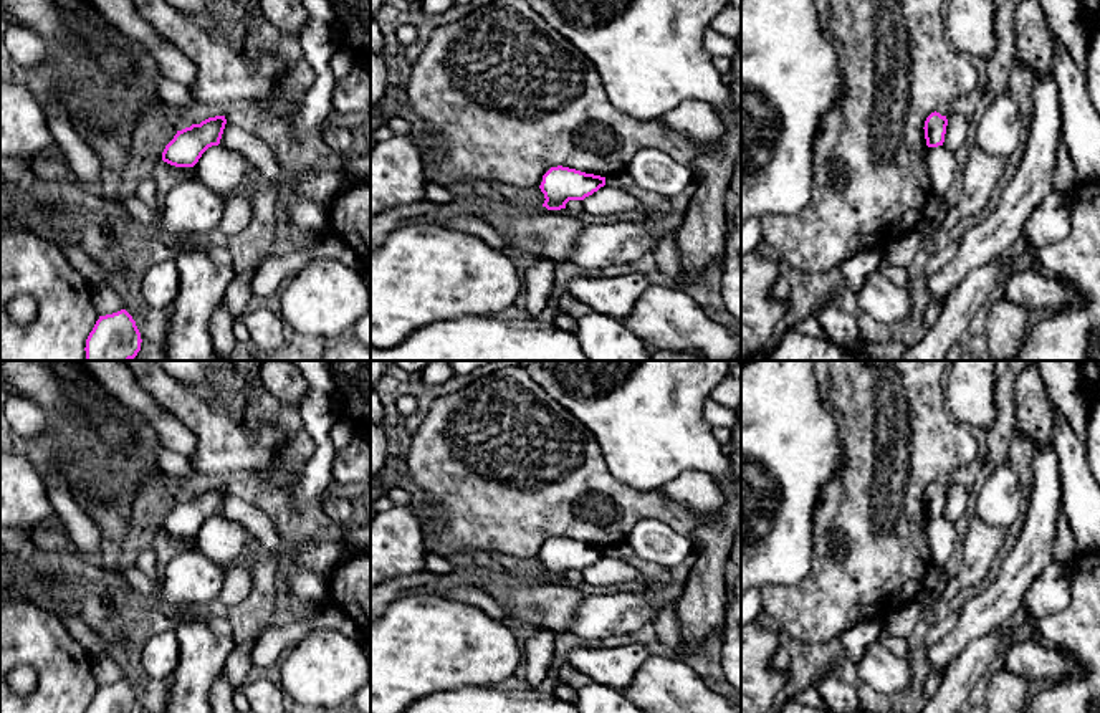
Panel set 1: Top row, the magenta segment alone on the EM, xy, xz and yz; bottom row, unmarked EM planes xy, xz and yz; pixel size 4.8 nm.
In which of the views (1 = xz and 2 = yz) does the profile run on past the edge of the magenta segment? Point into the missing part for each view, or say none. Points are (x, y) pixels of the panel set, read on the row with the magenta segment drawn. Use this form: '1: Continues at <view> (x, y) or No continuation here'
1: No continuation here
2: No continuation here

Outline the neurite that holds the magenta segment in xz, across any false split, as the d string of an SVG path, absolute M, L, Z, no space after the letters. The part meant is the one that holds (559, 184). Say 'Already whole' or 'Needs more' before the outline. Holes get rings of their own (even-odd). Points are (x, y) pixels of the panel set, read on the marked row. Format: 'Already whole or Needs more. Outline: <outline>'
Already whole. Outline: M551 167L539 185L548 210L566 208L569 200L584 200L605 185L605 177L586 174L569 167Z

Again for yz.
Already whole. Outline: M931 112L925 121L925 139L928 147L938 147L945 142L948 119L940 112Z

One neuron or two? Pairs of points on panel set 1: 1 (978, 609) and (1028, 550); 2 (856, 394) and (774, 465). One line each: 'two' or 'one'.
1: one
2: two

